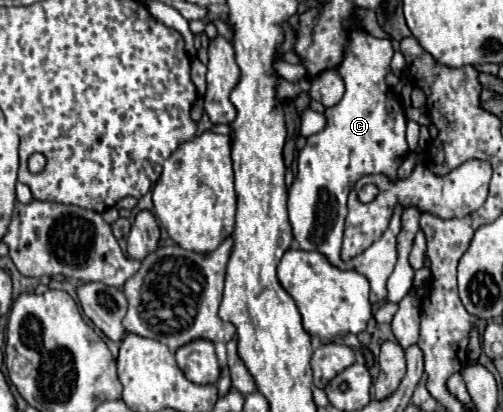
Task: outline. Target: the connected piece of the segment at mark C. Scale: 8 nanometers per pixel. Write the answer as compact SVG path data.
M354 30L350 34L348 40L348 48L344 54L342 64L338 66L338 72L346 84L346 92L342 96L342 100L332 106L326 108L324 116L326 116L326 126L324 130L320 130L318 134L312 134L306 142L306 146L298 152L298 172L292 180L292 186L288 188L288 218L294 230L294 238L298 242L300 250L314 250L320 252L328 258L328 262L340 270L356 270L362 276L368 278L370 282L370 302L372 304L380 304L386 300L386 280L394 270L396 264L396 256L398 256L398 234L400 234L400 216L402 216L402 204L396 204L394 208L394 216L392 222L388 226L388 230L382 234L382 238L372 244L368 248L368 252L358 254L358 260L350 260L350 264L342 262L340 258L340 246L342 246L342 230L344 230L344 218L346 218L346 198L348 192L354 188L354 184L366 176L366 174L384 174L388 176L392 182L398 180L398 168L404 162L406 154L408 154L408 142L406 142L406 116L402 110L402 104L398 100L398 96L392 92L392 88L388 88L386 84L386 74L390 70L390 62L394 56L394 48L392 42L388 38L376 38L366 30Z

